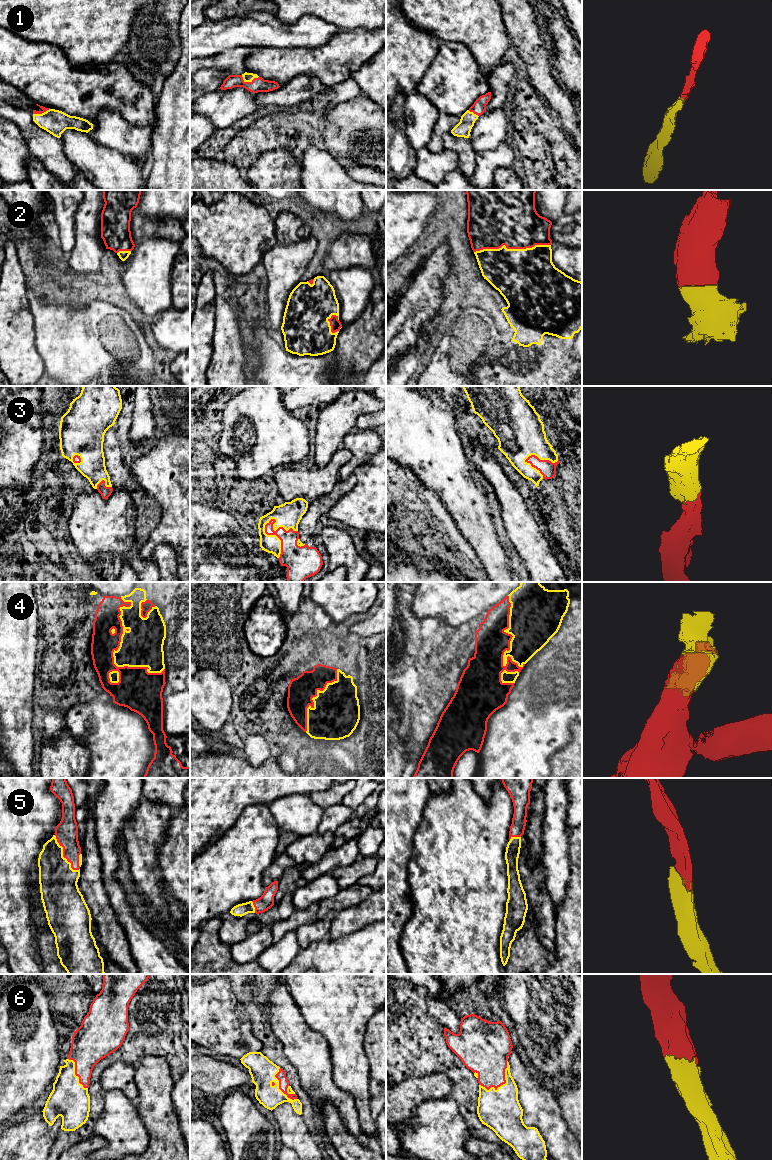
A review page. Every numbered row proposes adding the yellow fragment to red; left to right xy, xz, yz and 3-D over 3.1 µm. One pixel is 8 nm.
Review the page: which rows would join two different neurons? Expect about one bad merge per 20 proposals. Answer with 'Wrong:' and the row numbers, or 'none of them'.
Wrong: none of them

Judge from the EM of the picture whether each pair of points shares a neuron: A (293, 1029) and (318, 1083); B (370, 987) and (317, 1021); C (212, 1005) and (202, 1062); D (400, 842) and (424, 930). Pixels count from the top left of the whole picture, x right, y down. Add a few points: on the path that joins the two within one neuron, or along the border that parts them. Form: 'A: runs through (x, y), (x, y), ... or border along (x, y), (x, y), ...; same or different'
A: runs through (300, 1042), (308, 1051), (315, 1070); same
B: runs through (357, 987), (351, 987), (330, 1008); same
C: border along (200, 1047), (213, 1055); different
D: border along (413, 846), (408, 864), (410, 892); different

